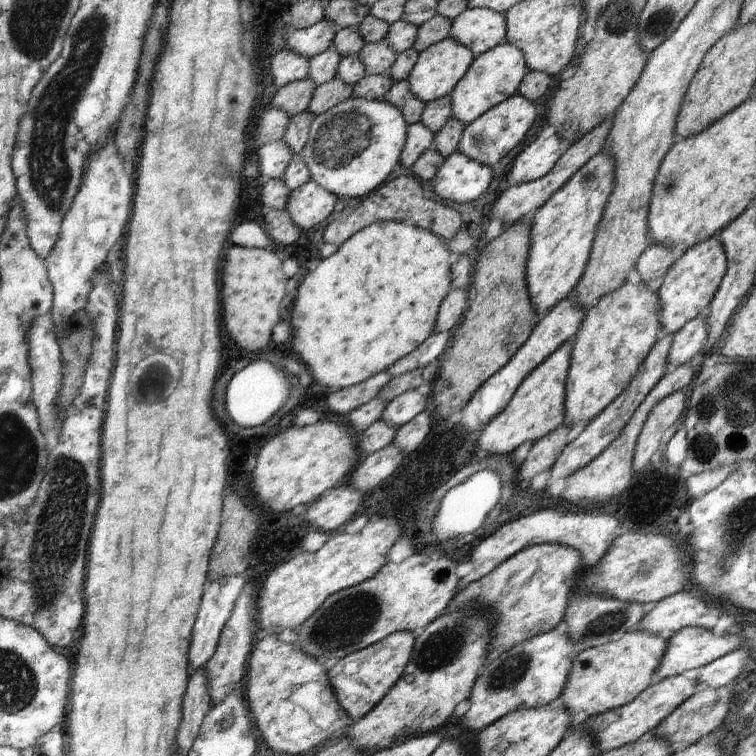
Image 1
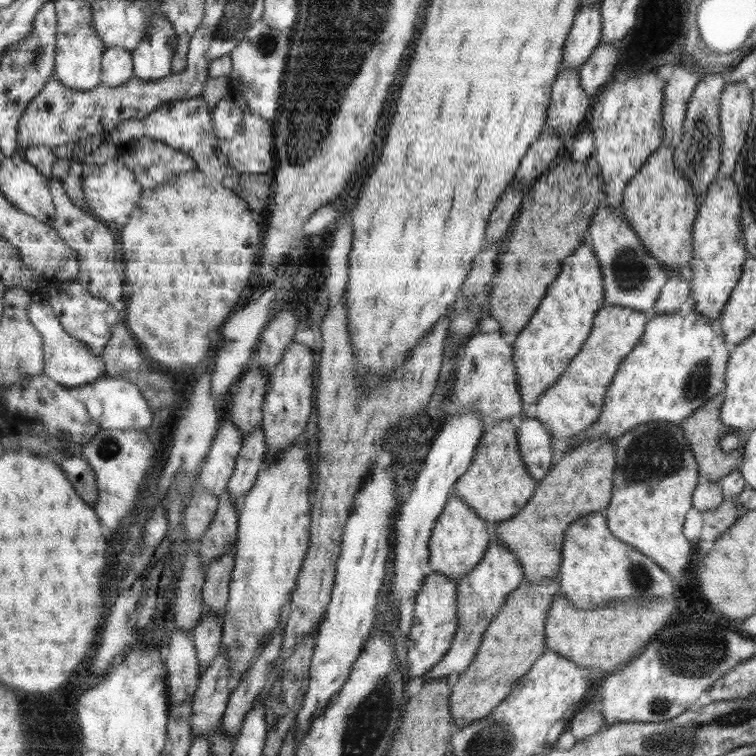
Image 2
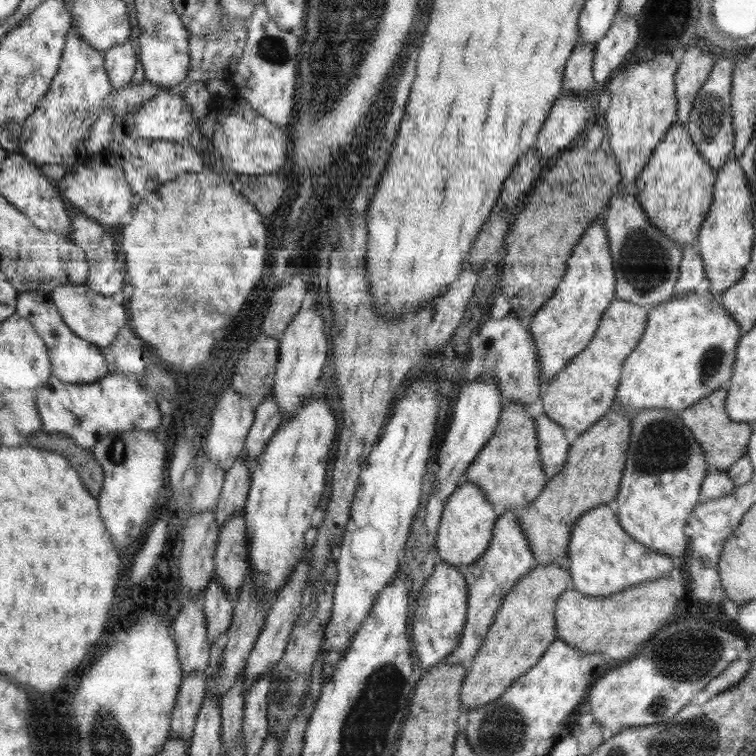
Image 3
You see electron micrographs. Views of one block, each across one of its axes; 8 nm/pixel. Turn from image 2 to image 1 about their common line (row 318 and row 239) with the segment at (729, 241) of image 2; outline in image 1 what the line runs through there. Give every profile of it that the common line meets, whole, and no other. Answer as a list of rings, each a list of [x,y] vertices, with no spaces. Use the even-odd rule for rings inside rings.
[[[718,235],[710,237],[707,241],[695,244],[680,259],[674,261],[674,264],[668,269],[666,276],[662,278],[656,289],[659,298],[659,321],[662,336],[676,334],[688,321],[708,313],[708,305],[712,302],[713,296],[726,274],[727,266],[726,253],[722,243],[718,240]]]

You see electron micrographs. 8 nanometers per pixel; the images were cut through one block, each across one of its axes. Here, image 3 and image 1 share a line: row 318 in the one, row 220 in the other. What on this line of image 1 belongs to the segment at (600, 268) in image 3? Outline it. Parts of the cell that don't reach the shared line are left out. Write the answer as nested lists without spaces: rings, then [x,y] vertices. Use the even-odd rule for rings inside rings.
[[[609,152],[594,155],[534,214],[525,283],[536,312],[546,312],[569,298],[588,262],[596,229],[613,189],[613,159]]]

